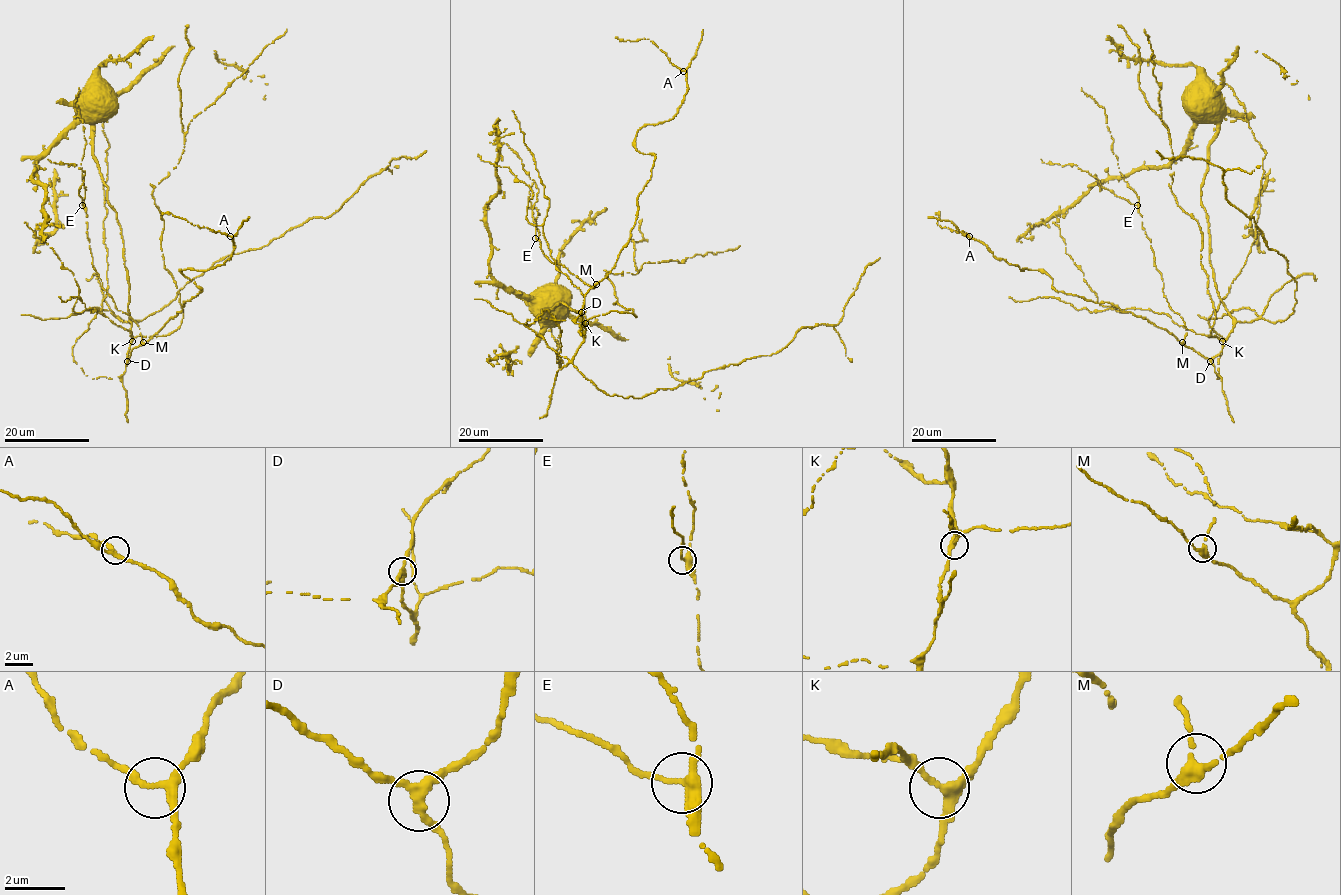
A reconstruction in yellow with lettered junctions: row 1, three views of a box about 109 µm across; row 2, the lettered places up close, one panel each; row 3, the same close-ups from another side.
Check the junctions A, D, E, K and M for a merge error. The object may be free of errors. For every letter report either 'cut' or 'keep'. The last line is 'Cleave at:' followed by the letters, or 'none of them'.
A: keep
D: keep
E: keep
K: keep
M: keep
Cleave at: none of them

